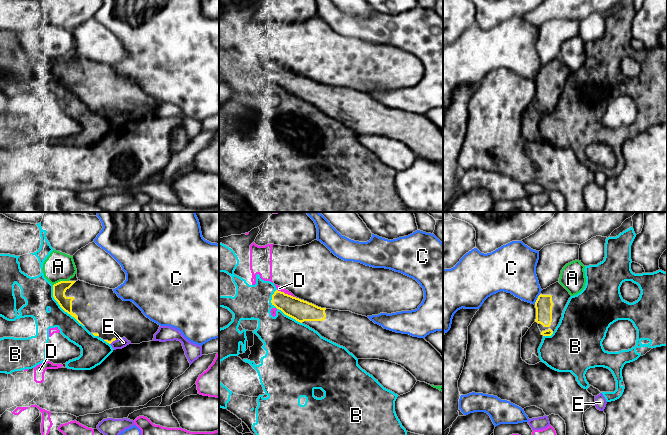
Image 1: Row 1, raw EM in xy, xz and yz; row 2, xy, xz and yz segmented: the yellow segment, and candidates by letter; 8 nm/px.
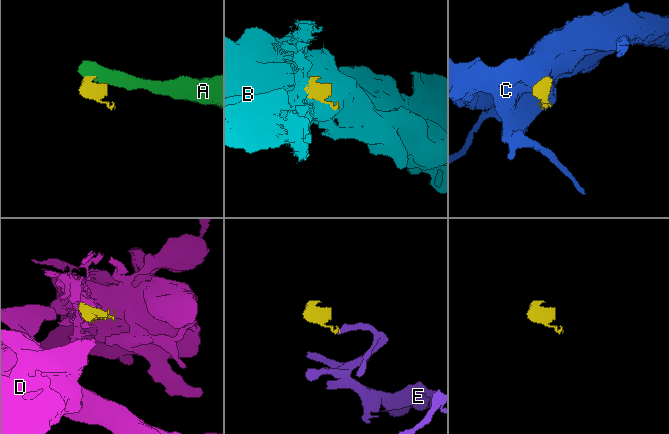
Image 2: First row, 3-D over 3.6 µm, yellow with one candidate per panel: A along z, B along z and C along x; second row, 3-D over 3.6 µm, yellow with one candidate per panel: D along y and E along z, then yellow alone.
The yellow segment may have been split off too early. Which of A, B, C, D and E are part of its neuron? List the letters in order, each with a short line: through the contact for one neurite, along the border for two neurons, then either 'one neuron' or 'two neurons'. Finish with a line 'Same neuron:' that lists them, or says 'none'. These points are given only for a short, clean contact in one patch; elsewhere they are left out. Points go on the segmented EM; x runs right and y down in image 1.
A: line xy (68, 280), (60, 280), (53, 285); two neurons
B: two neurons
C: line yz (540, 294), (534, 304); two neurons
D: two neurons
E: line xy (115, 339), (110, 344); two neurons
Same neuron: none

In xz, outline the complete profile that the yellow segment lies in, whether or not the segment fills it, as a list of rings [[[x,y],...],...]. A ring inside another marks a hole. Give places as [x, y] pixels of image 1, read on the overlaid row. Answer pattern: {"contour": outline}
{"contour": [[[276,290],[272,305],[285,315],[317,331],[322,337],[345,347],[357,359],[379,359],[396,363],[409,371],[417,381],[434,386],[443,386],[443,357],[424,338],[396,333],[375,324],[368,317],[318,307],[312,303]]]}

